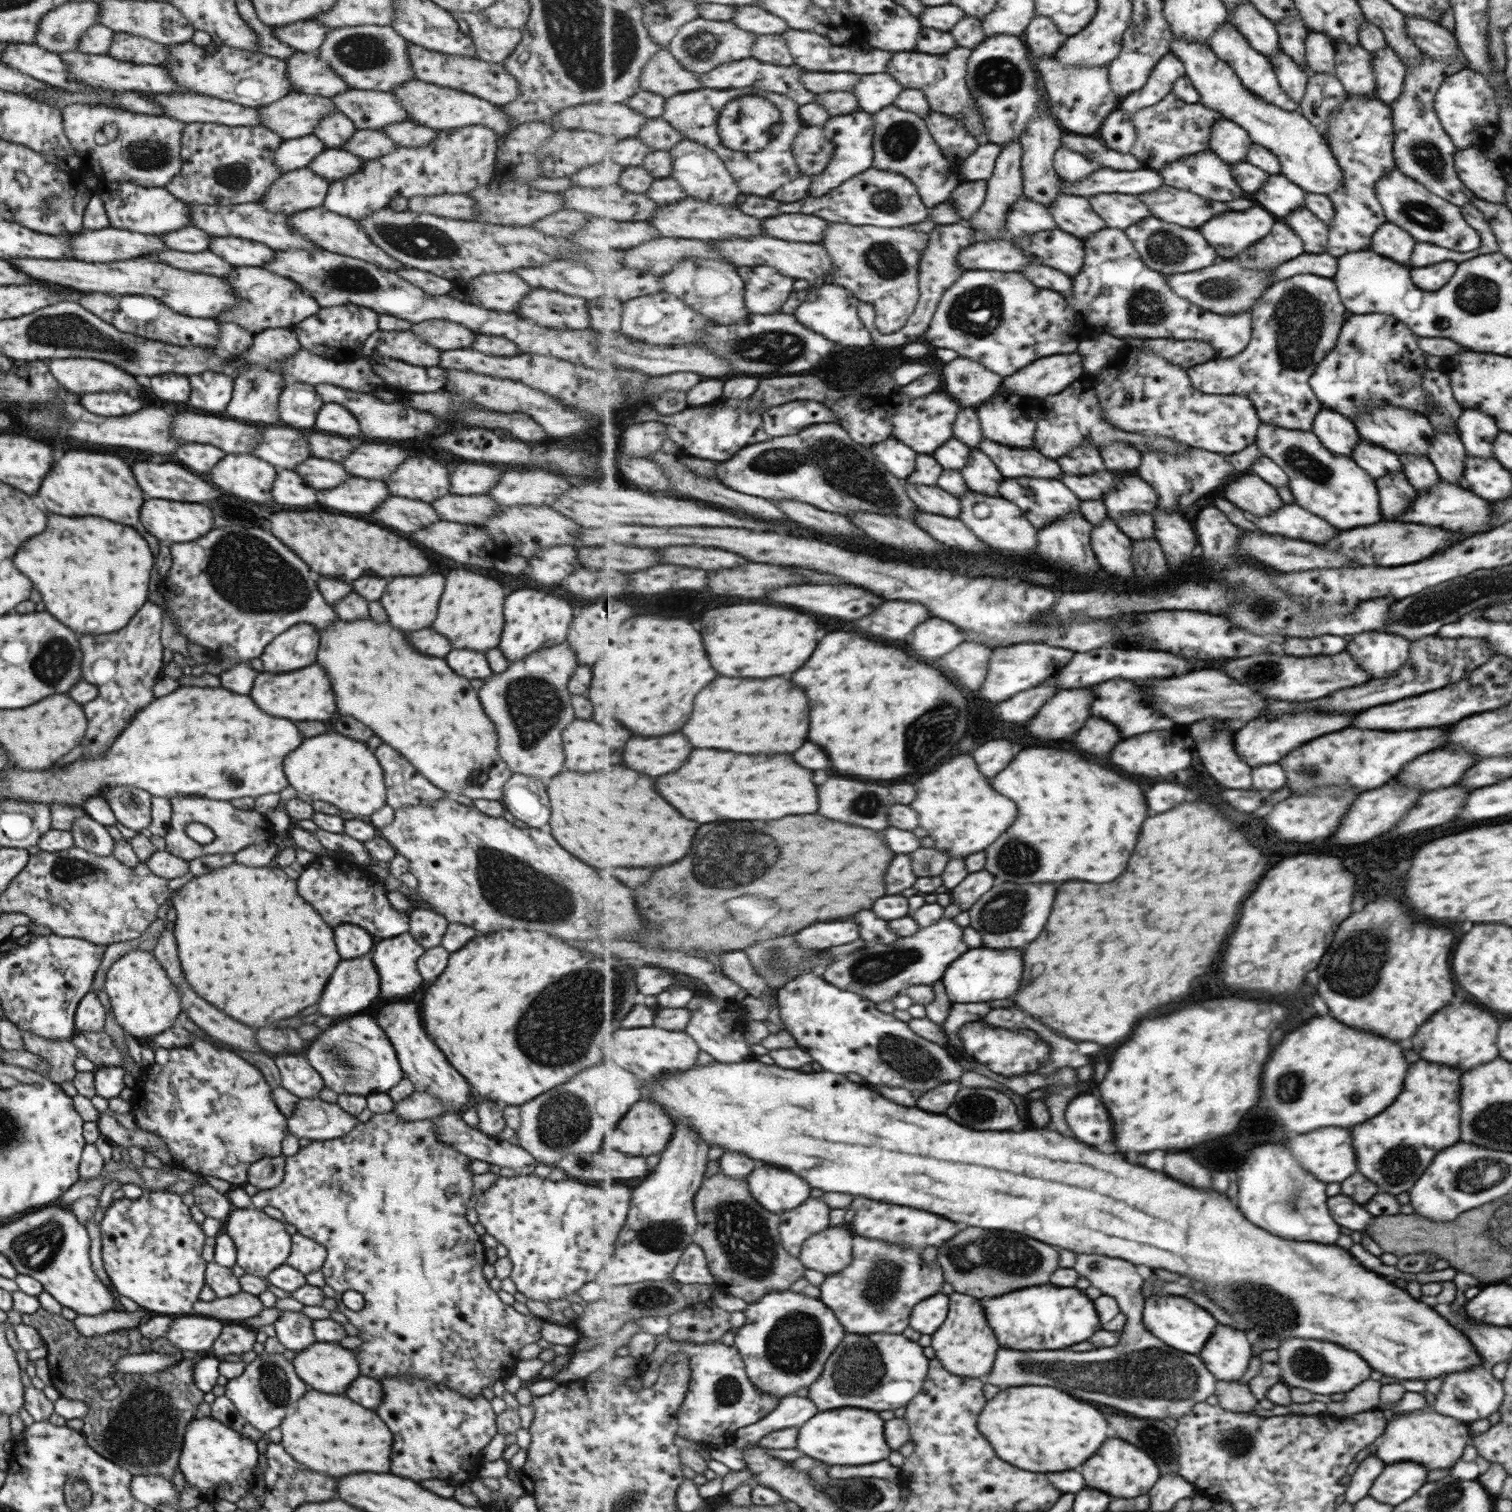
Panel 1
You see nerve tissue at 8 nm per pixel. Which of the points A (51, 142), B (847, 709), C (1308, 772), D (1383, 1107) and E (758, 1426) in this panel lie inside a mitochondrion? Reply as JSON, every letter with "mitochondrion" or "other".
{"A":"other","B":"other","C":"mitochondrion","D":"other","E":"other"}

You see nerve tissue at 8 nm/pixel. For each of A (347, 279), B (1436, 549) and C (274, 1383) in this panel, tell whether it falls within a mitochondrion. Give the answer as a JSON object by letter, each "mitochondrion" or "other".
{"A":"mitochondrion","B":"other","C":"mitochondrion"}

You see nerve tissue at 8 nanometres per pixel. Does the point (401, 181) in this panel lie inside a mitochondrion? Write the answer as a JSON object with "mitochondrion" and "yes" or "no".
{"mitochondrion":"no"}

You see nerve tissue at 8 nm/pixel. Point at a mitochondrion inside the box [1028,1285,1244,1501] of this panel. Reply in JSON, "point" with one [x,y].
{"point":[1148,1434]}

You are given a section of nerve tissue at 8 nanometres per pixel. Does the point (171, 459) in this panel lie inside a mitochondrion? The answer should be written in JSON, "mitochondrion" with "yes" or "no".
{"mitochondrion":"no"}

